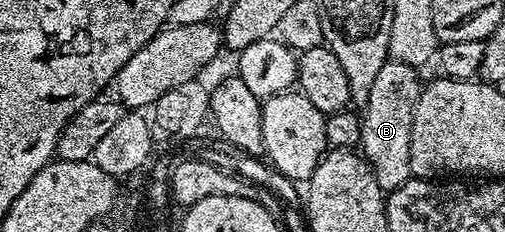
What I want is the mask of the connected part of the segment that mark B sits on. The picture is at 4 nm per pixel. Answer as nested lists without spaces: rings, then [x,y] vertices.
[[[388,60],[375,74],[369,102],[363,106],[361,118],[360,152],[375,175],[375,183],[383,191],[392,191],[413,177],[411,171],[411,131],[415,107],[421,98],[423,80],[416,68],[395,60]]]

